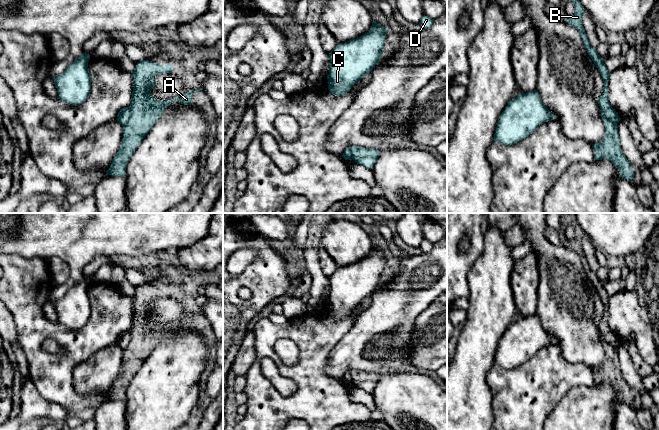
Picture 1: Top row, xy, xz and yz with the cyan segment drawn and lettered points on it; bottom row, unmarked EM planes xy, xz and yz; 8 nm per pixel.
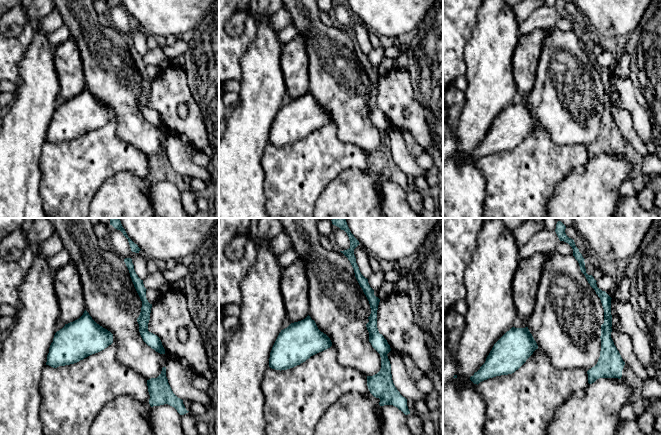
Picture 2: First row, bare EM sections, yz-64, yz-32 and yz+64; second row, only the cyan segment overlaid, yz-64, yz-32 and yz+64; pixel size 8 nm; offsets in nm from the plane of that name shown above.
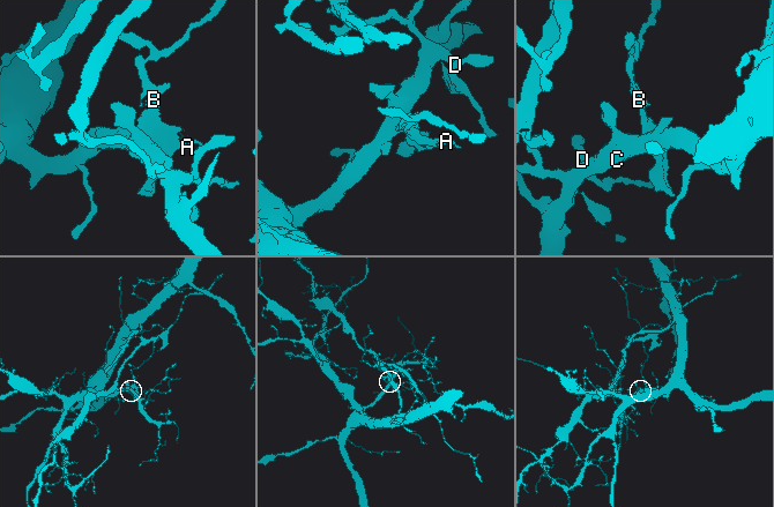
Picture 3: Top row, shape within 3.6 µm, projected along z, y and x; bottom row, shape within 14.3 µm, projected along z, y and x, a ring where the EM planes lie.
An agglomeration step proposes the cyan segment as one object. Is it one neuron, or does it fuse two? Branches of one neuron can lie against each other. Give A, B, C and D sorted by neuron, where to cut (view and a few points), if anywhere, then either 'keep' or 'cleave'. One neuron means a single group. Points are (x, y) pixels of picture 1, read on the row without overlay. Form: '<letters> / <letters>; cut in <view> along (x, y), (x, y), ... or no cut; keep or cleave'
A B / C D; cut in xy along (129, 331), (130, 342), (123, 350); cleave

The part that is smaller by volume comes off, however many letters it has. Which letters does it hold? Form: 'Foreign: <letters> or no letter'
Foreign: A, B

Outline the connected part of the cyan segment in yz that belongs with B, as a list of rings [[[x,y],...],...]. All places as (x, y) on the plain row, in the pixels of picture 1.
[[[574,213],[564,214],[564,219],[569,225],[572,225],[575,230],[574,238],[568,241],[566,246],[574,250],[579,255],[588,279],[591,281],[591,283],[593,284],[594,288],[596,289],[601,298],[601,301],[604,306],[604,311],[603,311],[603,317],[597,324],[597,326],[601,333],[607,334],[608,332],[611,331],[608,320],[608,305],[610,296],[607,293],[606,289],[604,288],[604,283],[598,279],[596,272],[592,271],[589,267],[587,258],[582,249],[582,239],[585,233],[582,230],[581,226],[579,225],[575,214]]]

